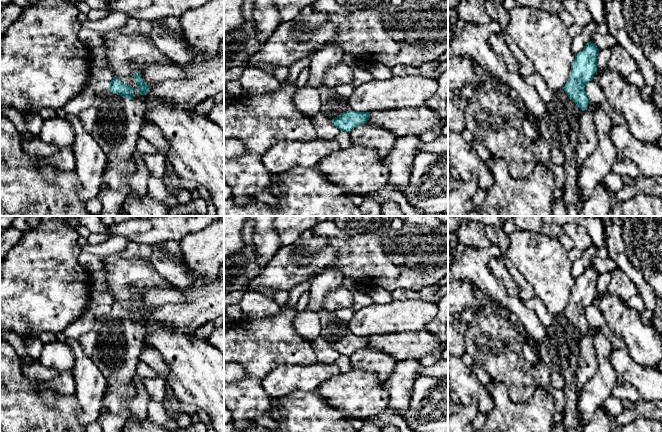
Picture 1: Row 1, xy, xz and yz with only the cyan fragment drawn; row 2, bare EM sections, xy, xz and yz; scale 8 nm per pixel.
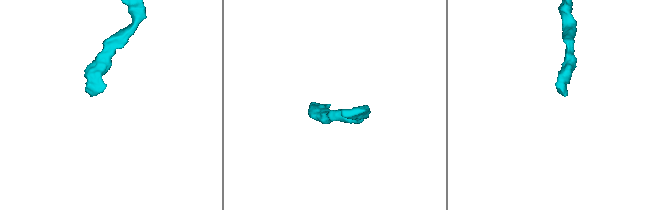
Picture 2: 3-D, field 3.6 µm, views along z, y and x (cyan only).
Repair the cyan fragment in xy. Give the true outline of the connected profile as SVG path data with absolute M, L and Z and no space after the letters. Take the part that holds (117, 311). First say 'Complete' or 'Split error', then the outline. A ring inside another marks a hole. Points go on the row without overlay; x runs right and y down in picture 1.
Split error. M114 299L110 313L98 319L93 328L79 339L85 354L93 360L107 379L103 412L98 419L103 432L123 432L124 425L130 417L130 409L124 401L136 395L136 369L141 349L146 343L146 330L140 325L134 325L133 319L132 310L124 308Z

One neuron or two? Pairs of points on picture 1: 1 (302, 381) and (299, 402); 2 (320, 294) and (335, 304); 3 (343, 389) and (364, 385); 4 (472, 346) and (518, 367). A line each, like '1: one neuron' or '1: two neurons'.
1: two neurons
2: two neurons
3: one neuron
4: one neuron

